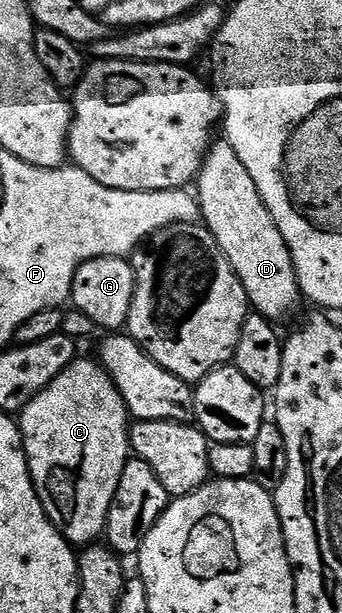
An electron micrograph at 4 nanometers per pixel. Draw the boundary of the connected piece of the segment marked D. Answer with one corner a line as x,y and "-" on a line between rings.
227,139
213,140
208,155
204,159
204,166
200,168
198,186
200,185
200,213
203,224
208,226
214,235
218,247
226,255
230,267
238,275
242,287
246,287
249,306
255,312
261,313
273,323
280,323
287,313
292,313
302,302
300,284
296,278
296,268
292,262
290,251
286,247
286,239
282,239
282,231
274,223
258,187
254,187
254,179
250,179
250,171
242,167
242,159
234,151
234,147

